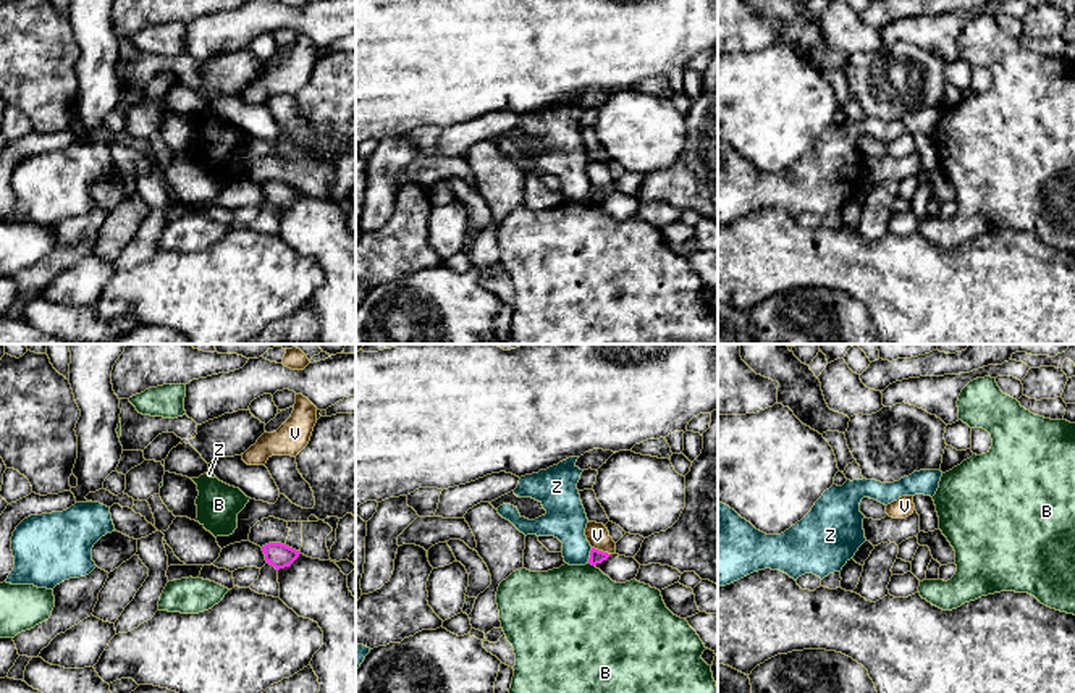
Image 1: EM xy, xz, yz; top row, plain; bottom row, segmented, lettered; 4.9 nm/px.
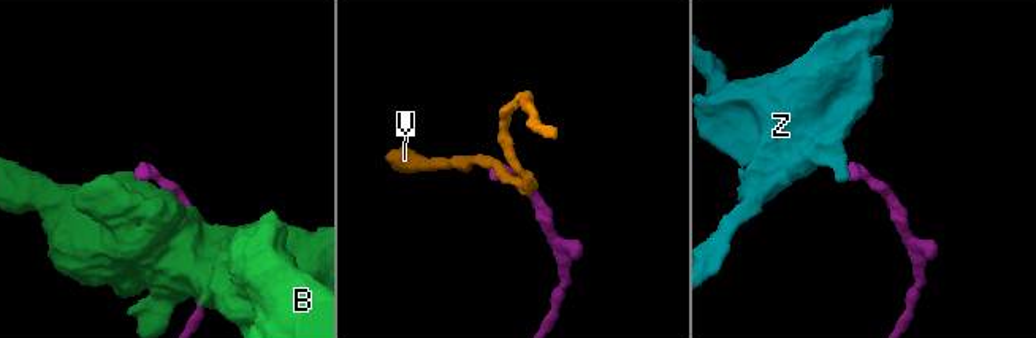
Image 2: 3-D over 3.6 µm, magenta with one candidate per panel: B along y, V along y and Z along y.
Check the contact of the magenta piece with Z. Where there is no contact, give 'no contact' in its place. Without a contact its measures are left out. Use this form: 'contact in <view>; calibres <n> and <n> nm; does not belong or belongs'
contact in xz; calibres 70 and 200 nm; does not belong

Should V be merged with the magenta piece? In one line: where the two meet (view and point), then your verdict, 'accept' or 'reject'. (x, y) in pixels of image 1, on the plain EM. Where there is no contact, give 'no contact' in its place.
xz (602, 189) | reject

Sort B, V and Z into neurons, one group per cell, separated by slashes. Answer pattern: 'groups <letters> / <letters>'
groups B / V / Z

